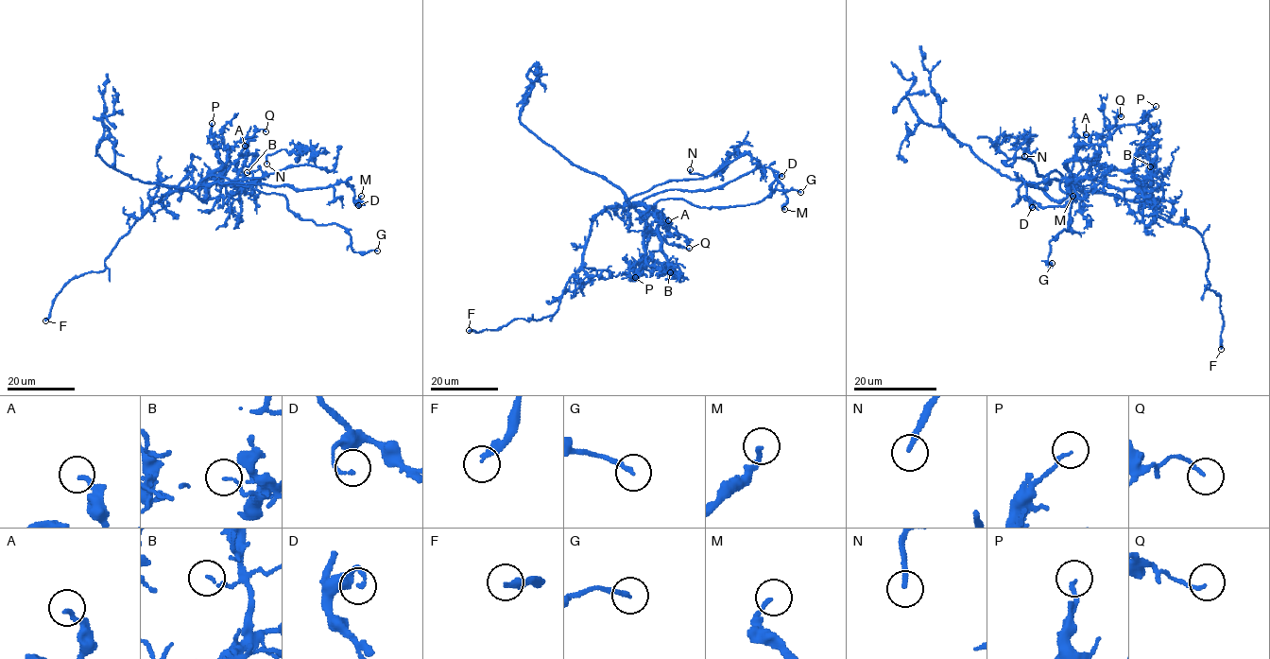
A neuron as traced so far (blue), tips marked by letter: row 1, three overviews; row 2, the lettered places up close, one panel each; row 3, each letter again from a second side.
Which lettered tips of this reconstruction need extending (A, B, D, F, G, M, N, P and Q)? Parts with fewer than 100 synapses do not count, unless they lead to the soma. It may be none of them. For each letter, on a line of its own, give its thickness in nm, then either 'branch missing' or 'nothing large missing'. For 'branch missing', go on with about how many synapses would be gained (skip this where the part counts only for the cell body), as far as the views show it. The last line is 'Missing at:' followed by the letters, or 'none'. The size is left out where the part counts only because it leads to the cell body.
A: calibre 140 nm; nothing large missing
B: calibre 90 nm; nothing large missing
D: calibre 150 nm; nothing large missing
F: calibre 280 nm; branch missing
G: calibre 180 nm; nothing large missing
M: calibre 180 nm; nothing large missing
N: calibre 190 nm; nothing large missing
P: calibre 140 nm; nothing large missing
Q: calibre 130 nm; nothing large missing
Missing at: F

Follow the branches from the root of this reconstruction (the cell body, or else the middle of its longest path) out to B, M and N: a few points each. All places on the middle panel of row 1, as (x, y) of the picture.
B: (620, 207), (645, 205), (658, 214), (662, 253), (676, 274), (670, 272)
M: (620, 207), (668, 190), (711, 191), (769, 167), (778, 171), (787, 199), (784, 209)
N: (620, 207), (658, 184), (708, 177), (738, 152), (735, 149), (724, 167), (708, 176), (690, 169)

